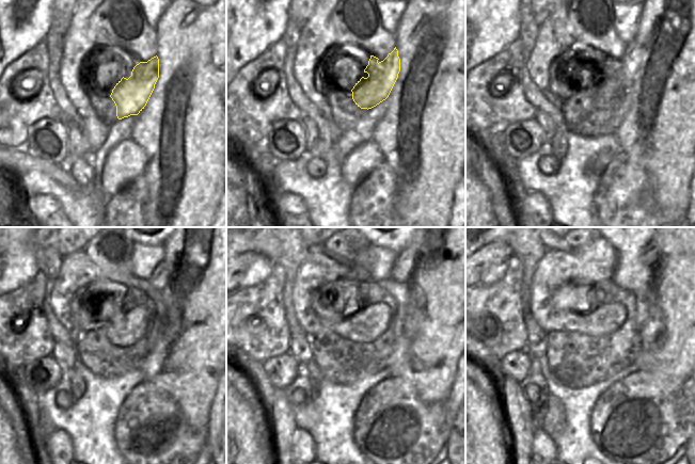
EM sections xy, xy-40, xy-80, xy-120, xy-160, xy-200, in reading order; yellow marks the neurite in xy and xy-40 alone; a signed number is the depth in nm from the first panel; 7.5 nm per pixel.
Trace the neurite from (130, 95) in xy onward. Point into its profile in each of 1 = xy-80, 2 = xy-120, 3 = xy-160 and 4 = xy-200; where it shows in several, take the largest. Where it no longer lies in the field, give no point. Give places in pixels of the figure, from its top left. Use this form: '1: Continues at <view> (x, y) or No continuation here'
1: Continues at xy-80 (626, 72)
2: Continues at xy-120 (159, 276)
3: Continues at xy-160 (401, 269)
4: Continues at xy-200 (650, 254).

